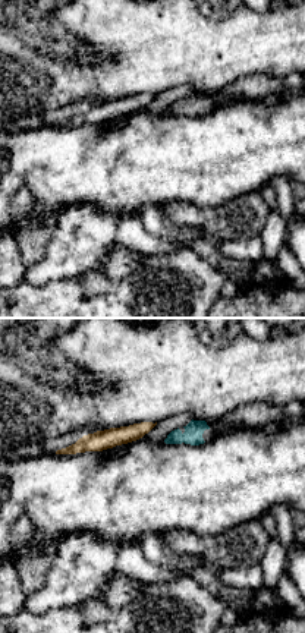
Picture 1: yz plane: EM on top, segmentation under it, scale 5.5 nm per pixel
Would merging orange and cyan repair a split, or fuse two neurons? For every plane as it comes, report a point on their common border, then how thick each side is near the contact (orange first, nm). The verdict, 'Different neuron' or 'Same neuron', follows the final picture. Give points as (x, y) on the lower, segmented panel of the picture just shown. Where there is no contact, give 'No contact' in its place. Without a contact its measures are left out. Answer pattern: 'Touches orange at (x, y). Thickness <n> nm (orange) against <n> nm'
No contact

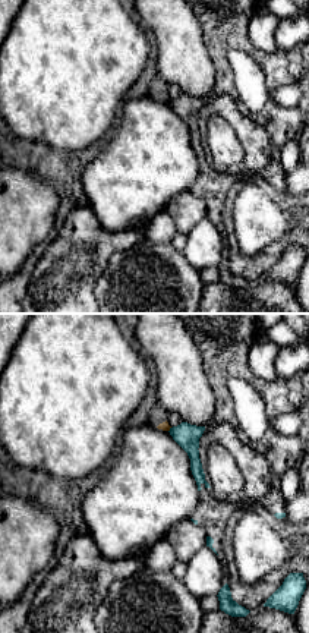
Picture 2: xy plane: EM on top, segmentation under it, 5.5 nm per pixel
Touches orange at (169, 430). Thickness 50 nm (orange) against 140 nm

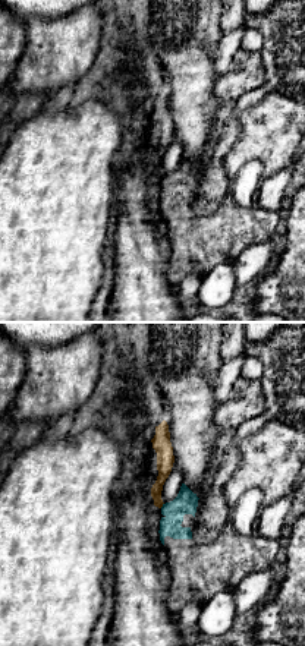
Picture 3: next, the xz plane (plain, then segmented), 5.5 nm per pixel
Touches orange at (162, 506). Thickness 100 nm (orange) against 120 nm

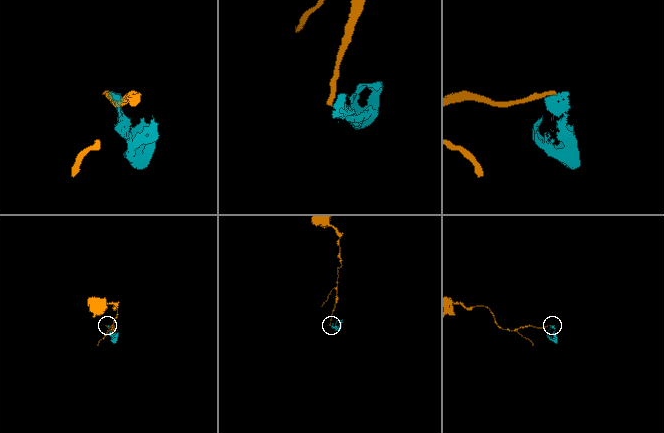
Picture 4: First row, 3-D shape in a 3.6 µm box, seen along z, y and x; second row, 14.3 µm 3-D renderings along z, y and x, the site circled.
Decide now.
Different neuron

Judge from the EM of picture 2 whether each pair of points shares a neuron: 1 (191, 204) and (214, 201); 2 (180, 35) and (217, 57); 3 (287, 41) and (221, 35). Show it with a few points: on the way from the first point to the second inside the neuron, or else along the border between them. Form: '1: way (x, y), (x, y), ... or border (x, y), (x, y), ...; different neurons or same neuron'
1: border (189, 191), (204, 202), (207, 217); different neurons
2: border (196, 19), (214, 68), (214, 85); different neurons
3: border (293, 47), (277, 50); different neurons

